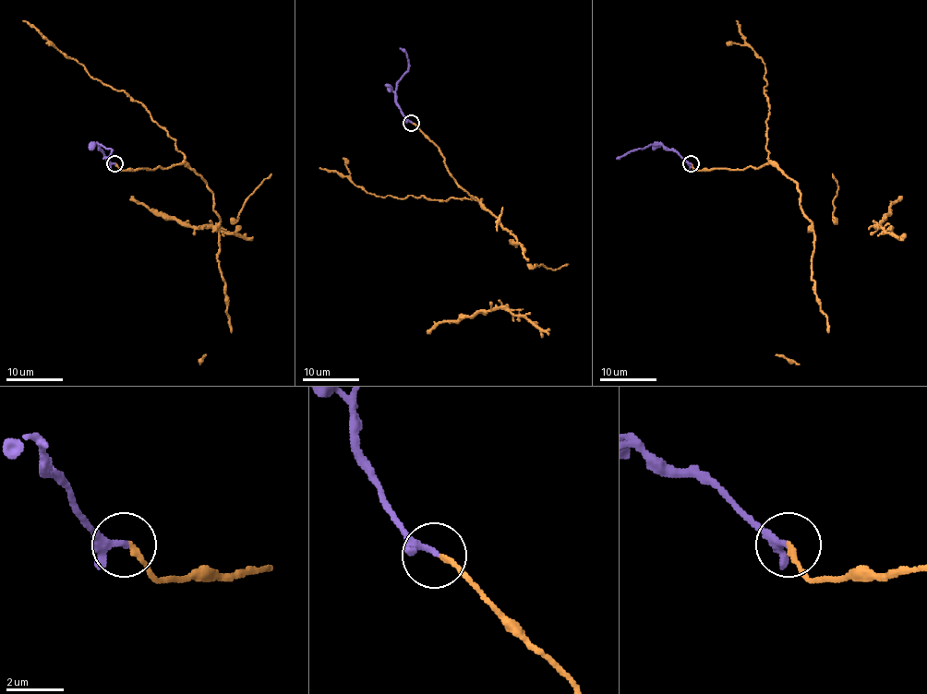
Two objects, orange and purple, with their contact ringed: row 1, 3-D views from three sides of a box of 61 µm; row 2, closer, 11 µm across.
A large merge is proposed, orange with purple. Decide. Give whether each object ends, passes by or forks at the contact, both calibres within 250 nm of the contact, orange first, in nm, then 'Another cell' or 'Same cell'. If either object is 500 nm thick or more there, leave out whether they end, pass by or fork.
At the ring orange ends. At the ring purple passes by. Thickness 180 nm (orange) against 200 nm. Same cell

